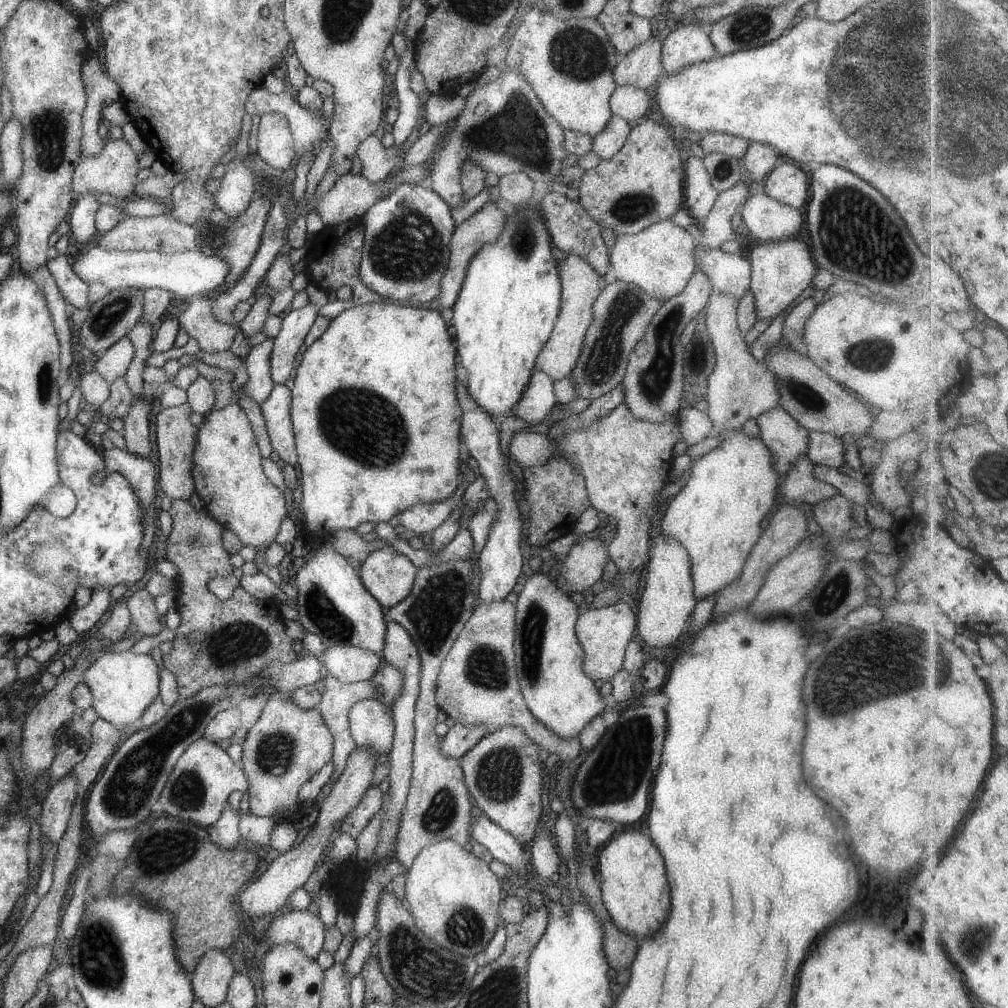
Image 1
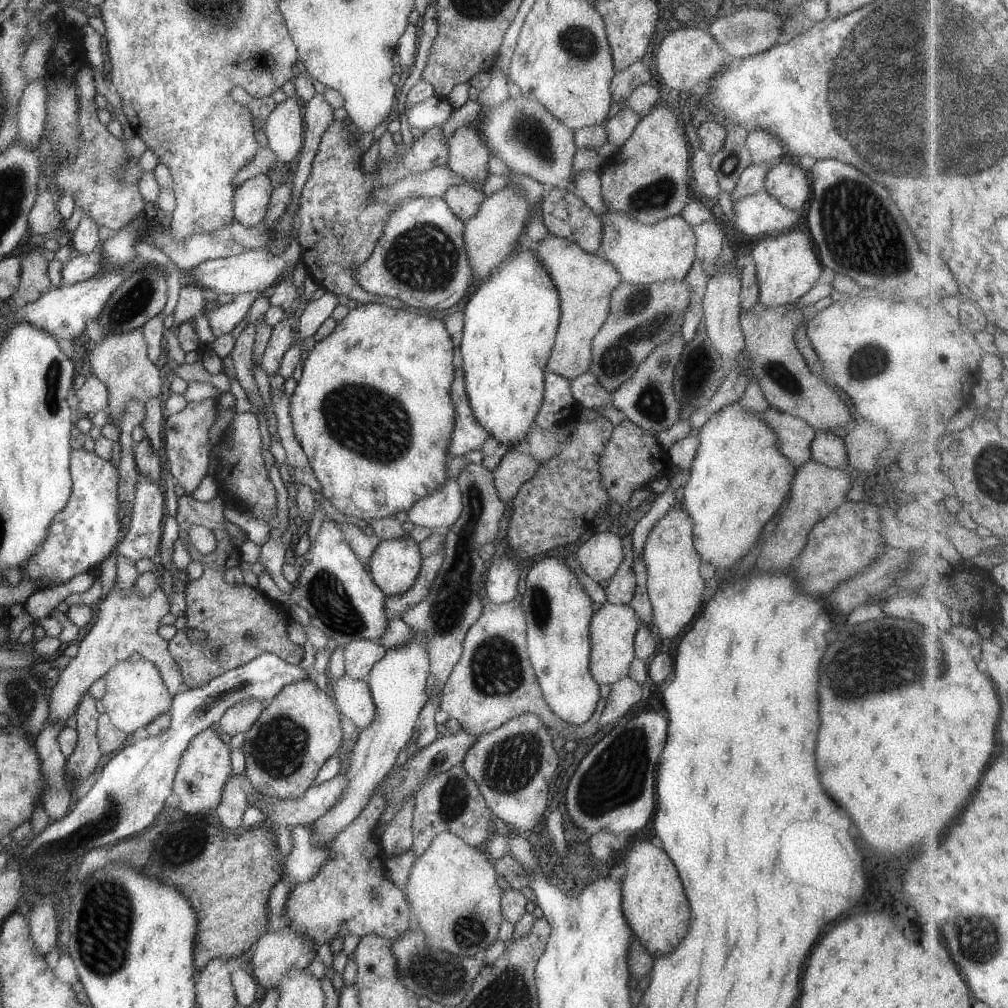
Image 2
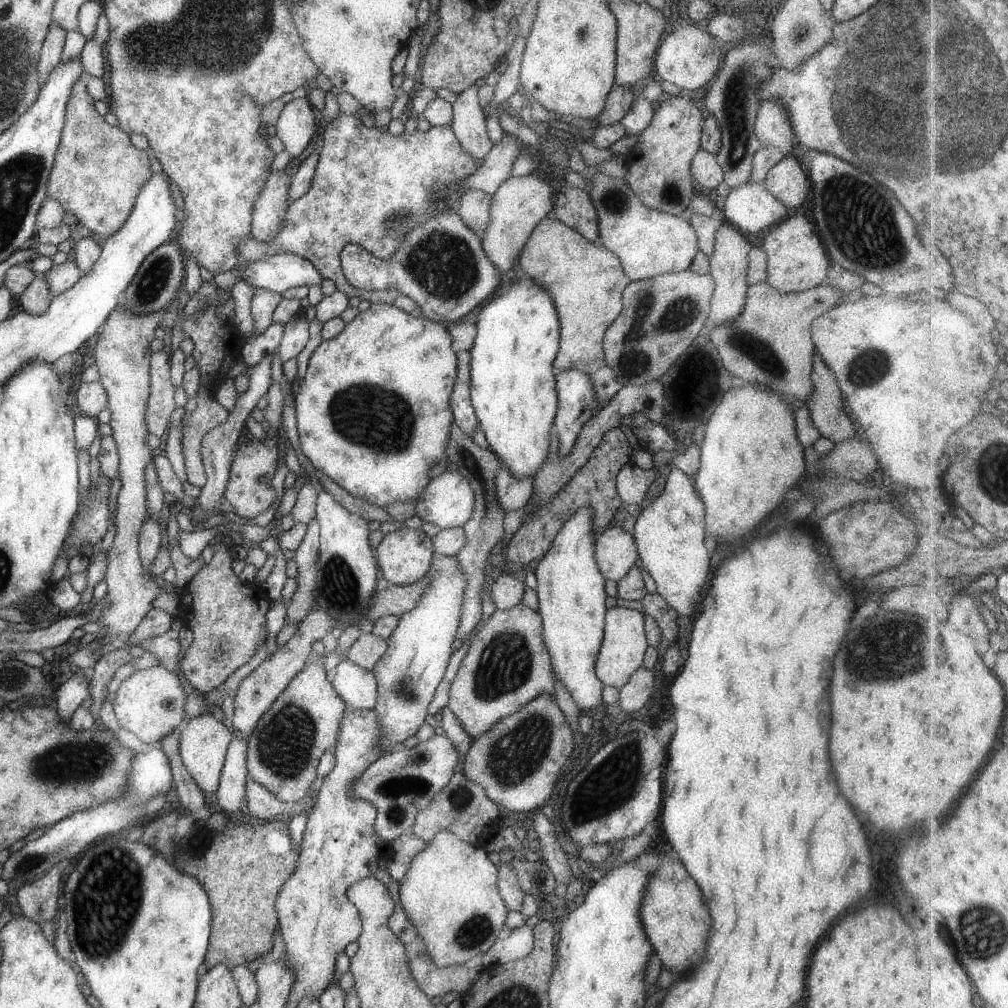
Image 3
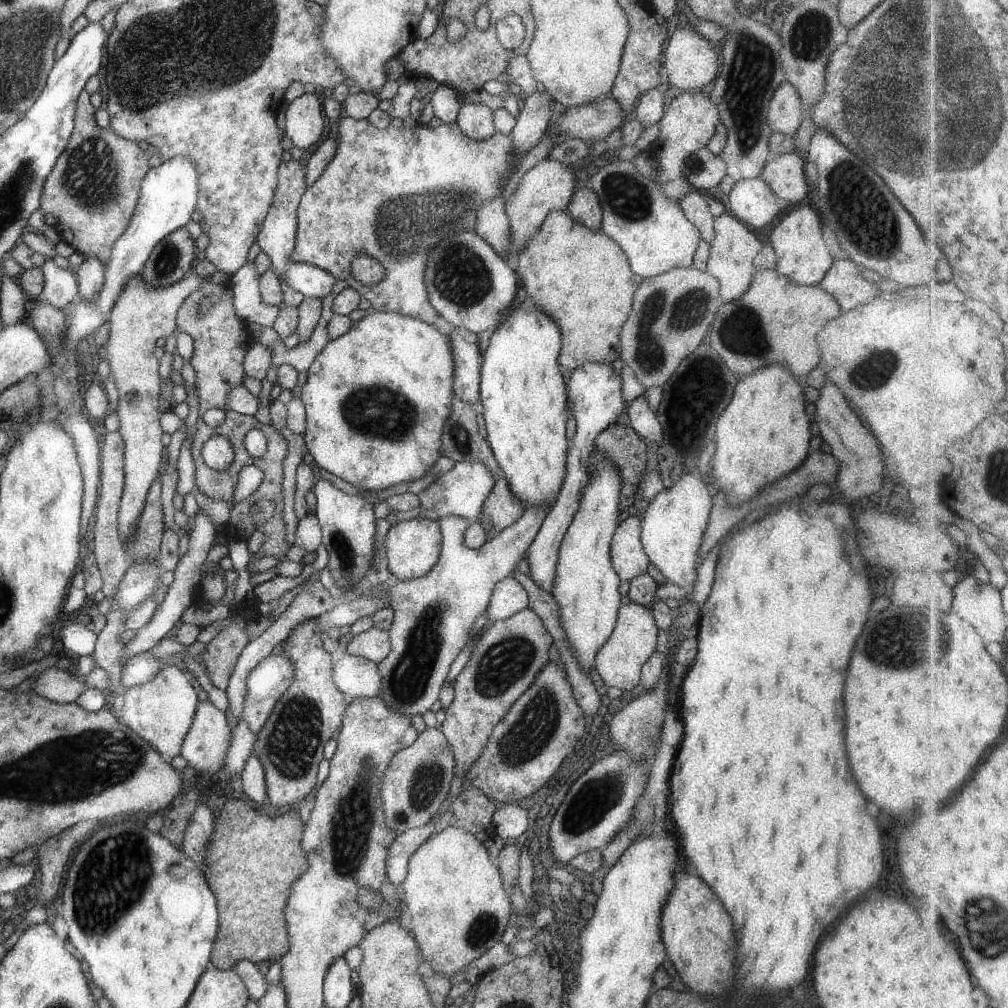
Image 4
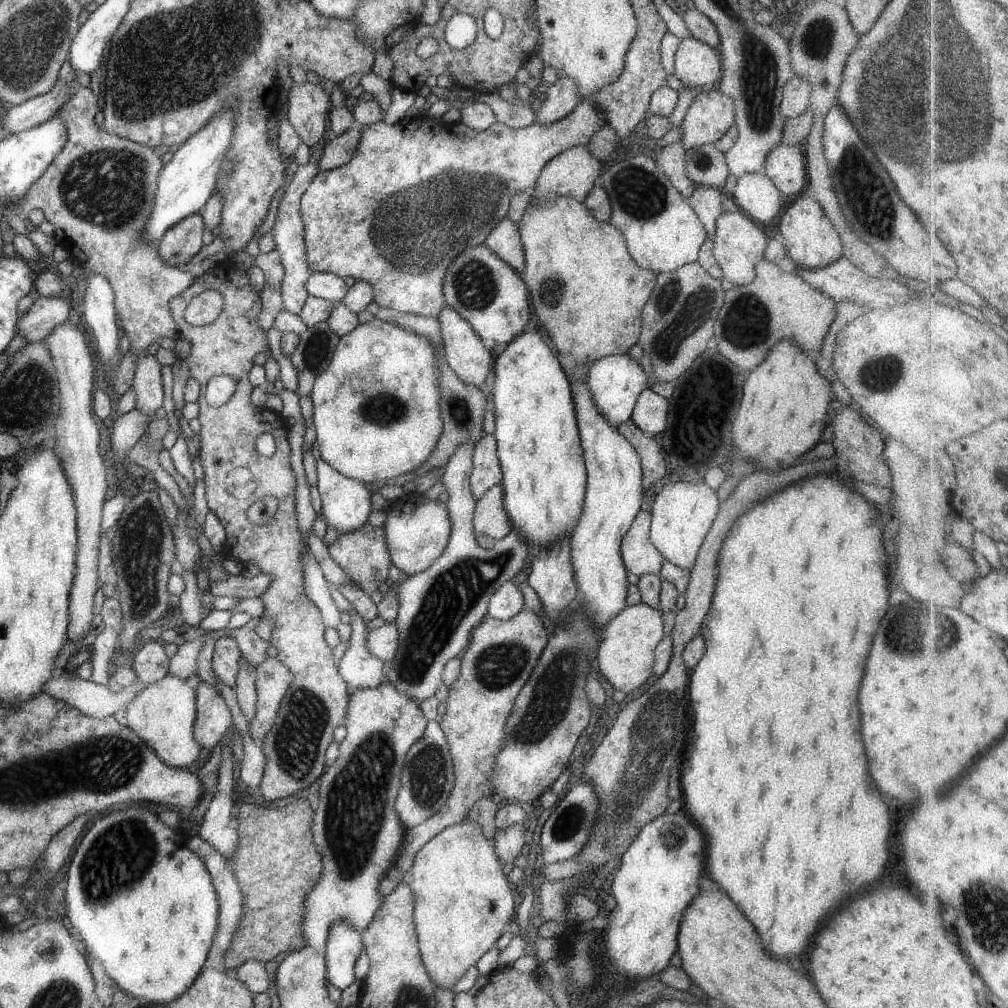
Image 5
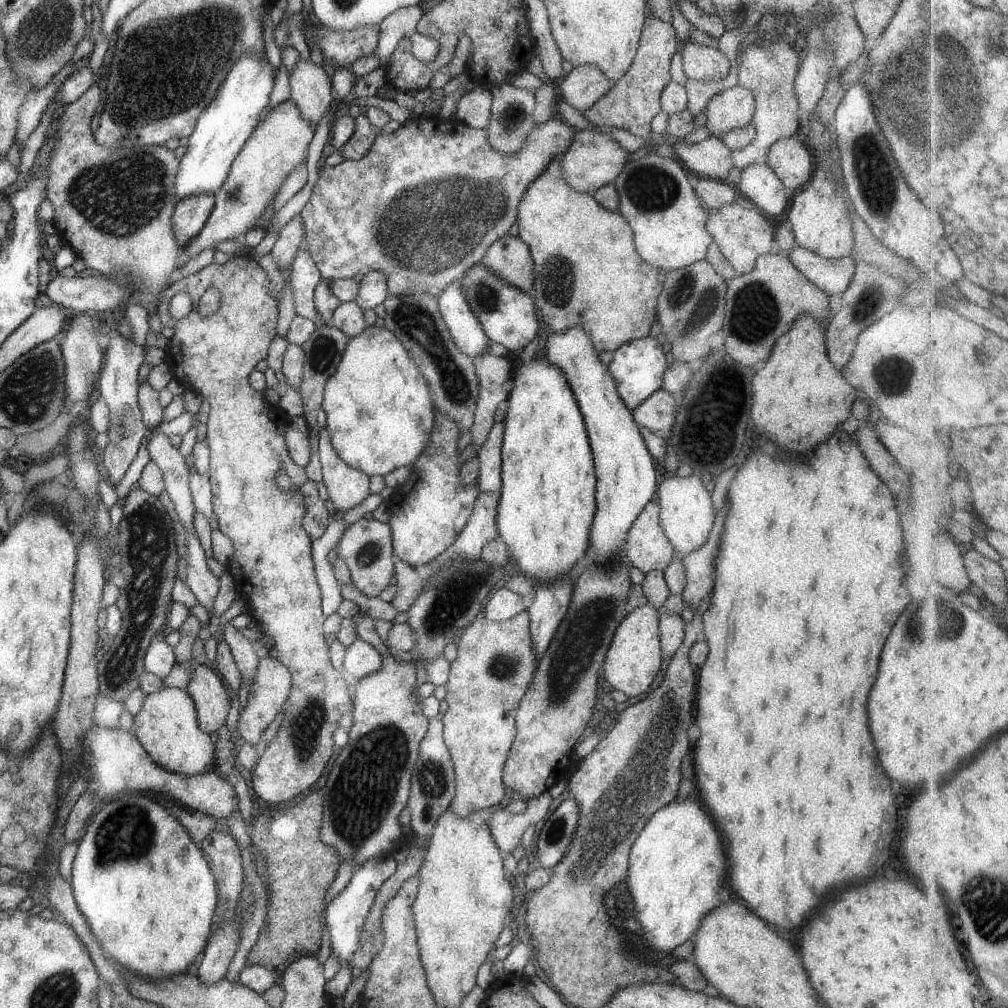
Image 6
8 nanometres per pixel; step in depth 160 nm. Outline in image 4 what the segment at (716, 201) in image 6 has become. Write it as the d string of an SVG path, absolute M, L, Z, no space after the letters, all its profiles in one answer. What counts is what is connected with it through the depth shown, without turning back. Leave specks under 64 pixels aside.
M695 190L687 192L678 203L684 212L685 218L699 231L700 238L710 243L714 237L712 225L714 217L710 213L706 201L707 196L708 194Z

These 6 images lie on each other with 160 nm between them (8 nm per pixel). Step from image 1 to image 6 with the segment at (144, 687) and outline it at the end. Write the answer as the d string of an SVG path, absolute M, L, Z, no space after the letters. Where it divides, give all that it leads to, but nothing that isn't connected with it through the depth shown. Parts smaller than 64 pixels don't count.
M165 686L157 692L147 694L132 722L135 738L149 758L159 766L188 777L210 770L214 760L214 743L209 734L198 727L196 710L187 691Z

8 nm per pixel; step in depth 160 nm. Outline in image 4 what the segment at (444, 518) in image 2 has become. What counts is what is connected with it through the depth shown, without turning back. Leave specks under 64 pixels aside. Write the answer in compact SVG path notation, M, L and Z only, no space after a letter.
M459 460L446 473L435 478L428 486L425 486L416 495L422 508L434 510L439 517L455 515L467 522L475 523L482 509L485 497L489 494L494 478L492 472L479 461Z

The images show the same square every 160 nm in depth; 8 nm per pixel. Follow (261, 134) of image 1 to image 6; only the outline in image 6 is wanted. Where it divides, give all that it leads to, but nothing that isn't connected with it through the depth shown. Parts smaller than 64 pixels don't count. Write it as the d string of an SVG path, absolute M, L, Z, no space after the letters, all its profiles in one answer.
M298 59L288 74L288 83L290 84L289 99L297 106L300 117L315 126L319 122L321 115L329 110L331 105L334 105L331 97L330 78L321 66L309 59Z

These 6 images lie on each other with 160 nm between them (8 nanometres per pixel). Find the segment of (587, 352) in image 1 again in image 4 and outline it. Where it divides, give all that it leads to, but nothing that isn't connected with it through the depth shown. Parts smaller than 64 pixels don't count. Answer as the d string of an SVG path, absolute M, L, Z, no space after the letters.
M692 266L672 268L654 277L644 278L633 291L632 305L618 334L618 357L635 374L637 381L643 388L661 386L679 362L695 350L699 343L706 340L710 324L715 318L716 310L722 303L719 296L720 284L707 272L701 272Z

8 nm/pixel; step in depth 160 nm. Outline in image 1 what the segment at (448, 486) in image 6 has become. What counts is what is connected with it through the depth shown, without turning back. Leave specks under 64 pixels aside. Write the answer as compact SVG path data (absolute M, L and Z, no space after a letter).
M386 545L362 557L357 576L385 611L409 594L416 573L415 566L403 554Z

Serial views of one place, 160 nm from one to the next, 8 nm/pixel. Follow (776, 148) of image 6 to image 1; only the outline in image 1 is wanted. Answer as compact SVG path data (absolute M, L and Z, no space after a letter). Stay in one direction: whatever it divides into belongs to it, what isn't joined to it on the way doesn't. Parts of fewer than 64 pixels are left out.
M782 160L767 174L764 194L799 211L807 198L808 182L807 168Z

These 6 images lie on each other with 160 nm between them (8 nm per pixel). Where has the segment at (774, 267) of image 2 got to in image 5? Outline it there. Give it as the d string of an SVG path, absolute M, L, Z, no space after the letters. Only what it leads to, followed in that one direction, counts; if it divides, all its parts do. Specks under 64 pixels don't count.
M801 194L787 201L779 222L779 238L786 248L786 256L802 269L821 268L842 256L842 244L833 223L821 205L809 194Z

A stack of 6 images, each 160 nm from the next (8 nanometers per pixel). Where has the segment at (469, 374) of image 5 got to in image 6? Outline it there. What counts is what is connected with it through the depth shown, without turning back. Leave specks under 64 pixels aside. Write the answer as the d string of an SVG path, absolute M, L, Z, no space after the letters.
M459 280L450 282L436 299L441 318L458 350L471 360L487 351L490 342L469 308Z

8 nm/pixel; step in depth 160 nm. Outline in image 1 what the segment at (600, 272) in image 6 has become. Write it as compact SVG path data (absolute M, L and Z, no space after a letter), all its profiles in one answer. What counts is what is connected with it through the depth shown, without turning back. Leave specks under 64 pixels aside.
M568 254L562 262L558 262L558 276L560 281L560 304L557 318L553 322L553 329L549 338L533 362L535 371L539 371L545 376L549 376L551 381L557 381L564 377L569 377L577 358L581 353L581 344L585 337L585 332L591 324L591 306L595 298L599 296L605 286L603 277L597 276L593 268L579 256Z

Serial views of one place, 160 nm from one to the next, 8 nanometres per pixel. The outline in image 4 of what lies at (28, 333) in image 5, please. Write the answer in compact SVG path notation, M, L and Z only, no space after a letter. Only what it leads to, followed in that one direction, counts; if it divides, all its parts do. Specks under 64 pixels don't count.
M45 257L44 263L40 266L44 276L42 291L36 296L40 303L49 303L56 309L63 310L65 305L70 304L77 297L76 277L70 269L63 270L53 263L53 259Z

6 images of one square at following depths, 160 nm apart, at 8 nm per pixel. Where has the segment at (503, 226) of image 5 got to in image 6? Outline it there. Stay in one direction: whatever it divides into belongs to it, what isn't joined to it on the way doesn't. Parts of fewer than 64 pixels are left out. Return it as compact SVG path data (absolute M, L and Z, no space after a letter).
M517 236L498 238L483 255L480 265L508 285L531 294L533 261L528 246Z

